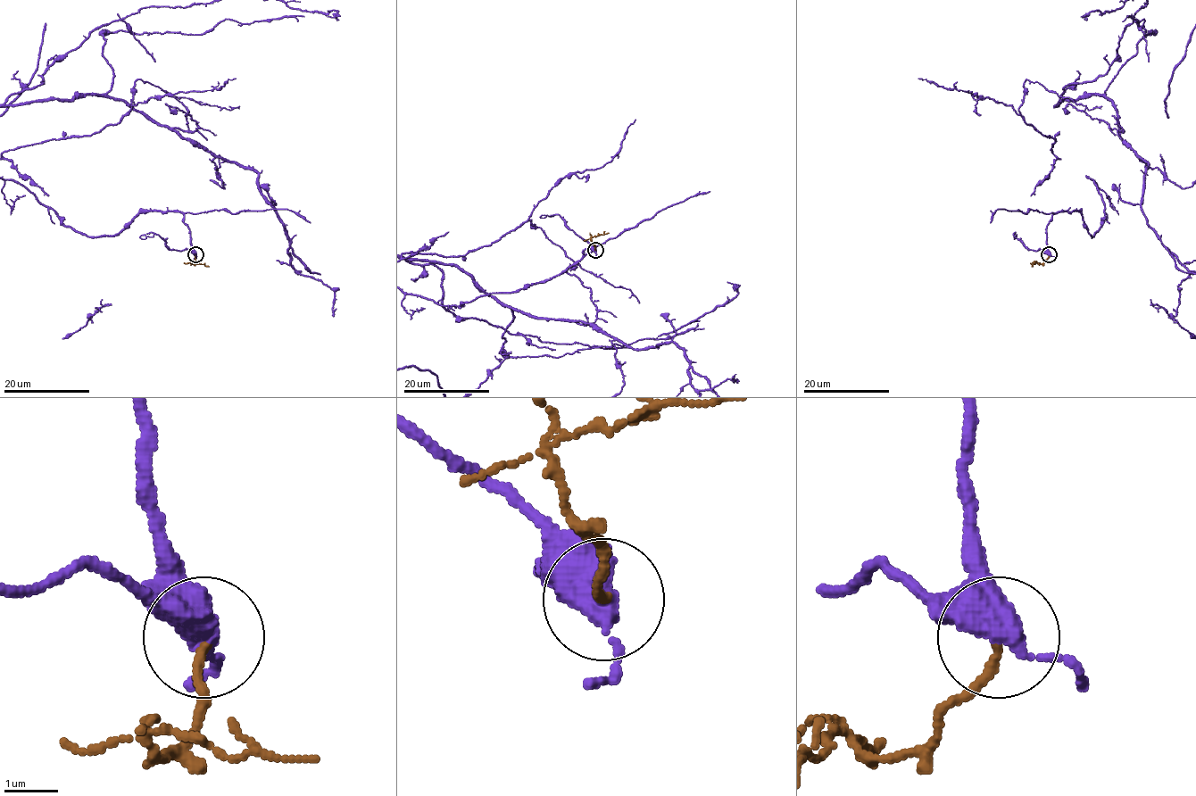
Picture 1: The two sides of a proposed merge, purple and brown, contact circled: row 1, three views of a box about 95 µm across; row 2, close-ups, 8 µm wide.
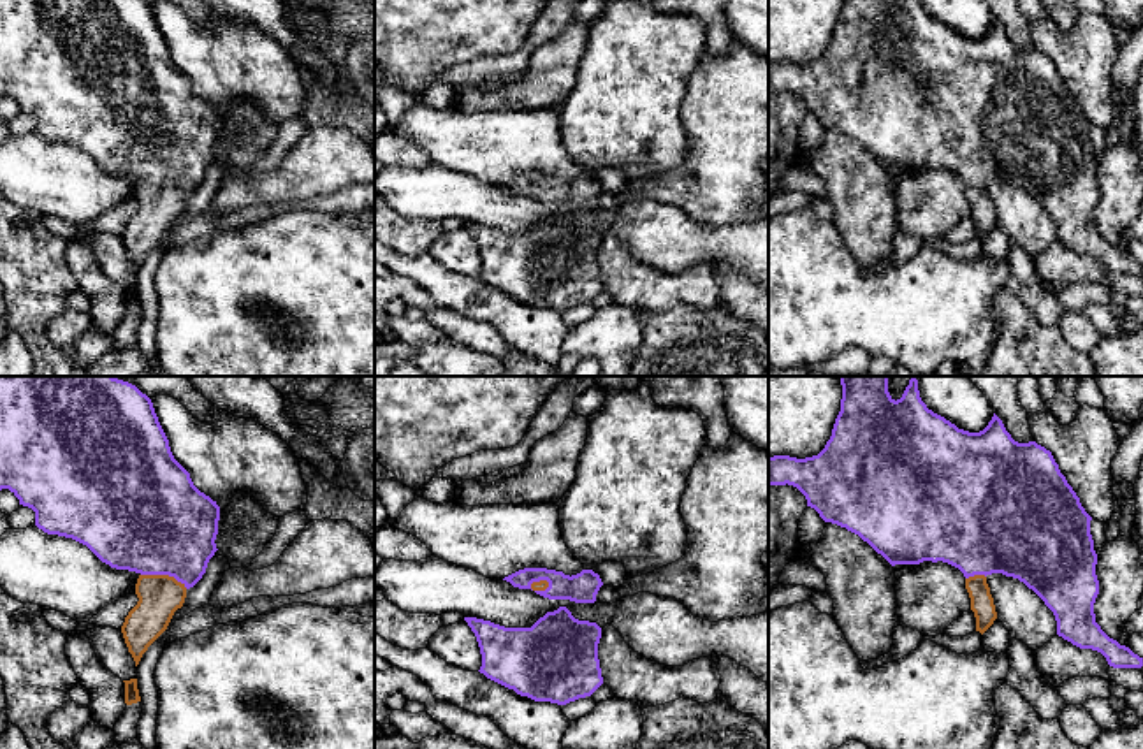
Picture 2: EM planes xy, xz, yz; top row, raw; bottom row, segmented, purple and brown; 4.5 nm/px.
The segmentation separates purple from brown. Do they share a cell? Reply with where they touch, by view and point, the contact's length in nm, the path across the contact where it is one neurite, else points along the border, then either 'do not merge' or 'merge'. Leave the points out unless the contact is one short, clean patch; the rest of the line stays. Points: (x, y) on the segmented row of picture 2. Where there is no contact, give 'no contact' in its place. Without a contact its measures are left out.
meets purple in xy at (164, 574); contact 220 nm long; runs through xy (153, 521), (164, 542), (164, 574), (159, 596); merge

